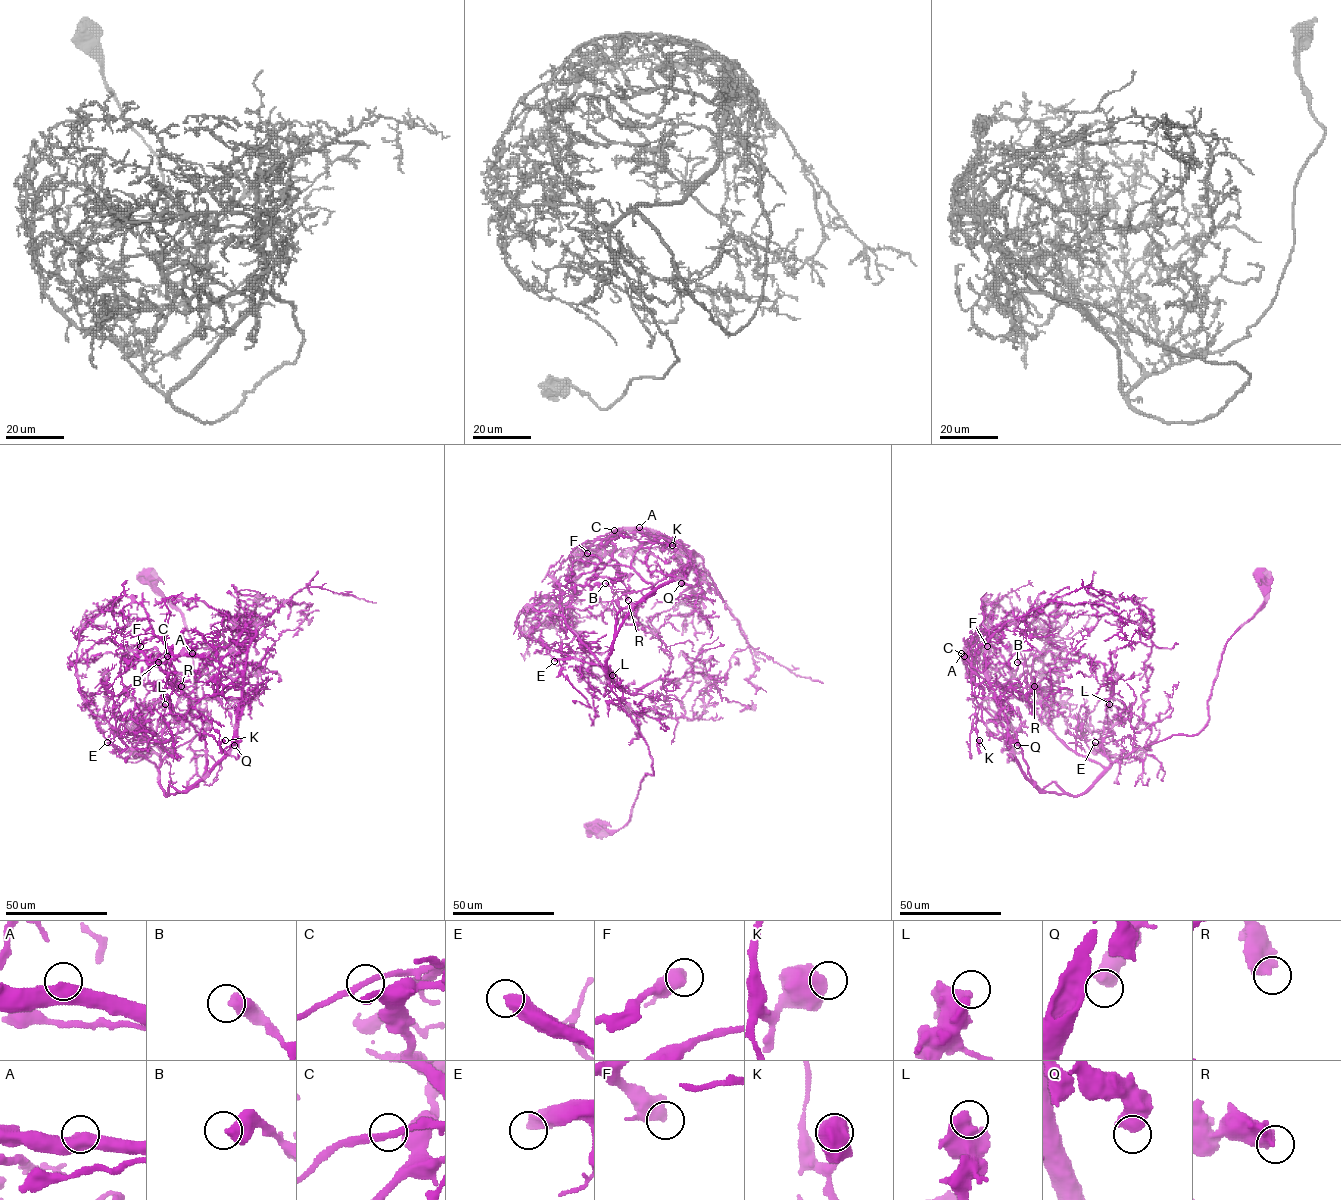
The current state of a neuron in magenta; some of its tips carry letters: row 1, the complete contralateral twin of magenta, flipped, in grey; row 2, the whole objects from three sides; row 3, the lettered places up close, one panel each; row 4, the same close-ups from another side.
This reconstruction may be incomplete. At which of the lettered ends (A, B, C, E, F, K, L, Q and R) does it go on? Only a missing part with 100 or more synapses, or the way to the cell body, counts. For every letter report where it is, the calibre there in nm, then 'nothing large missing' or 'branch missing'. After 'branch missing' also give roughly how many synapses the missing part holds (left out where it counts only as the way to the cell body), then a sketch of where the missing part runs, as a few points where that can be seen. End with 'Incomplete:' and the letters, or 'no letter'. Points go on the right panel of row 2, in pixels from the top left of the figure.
A: place (961, 653); calibre 480 nm; nothing large missing
B: place (1017, 662); calibre 550 nm; nothing large missing
C: place (964, 656); calibre 240 nm; nothing large missing
E: place (1095, 742); calibre 500 nm; branch missing; 950 synapses; course (1095, 742), (1095, 734), (1105, 714), (1133, 684), (1155, 675), (1162, 660), (1158, 655), (1155, 660), (1169, 656)
F: place (987, 646); calibre 550 nm; nothing large missing
K: place (979, 740); calibre 650 nm; nothing large missing
L: place (1109, 704); calibre 600 nm; nothing large missing
Q: place (1017, 745); calibre 600 nm; nothing large missing
R: place (1034, 686); calibre 600 nm; nothing large missing
Incomplete: E

